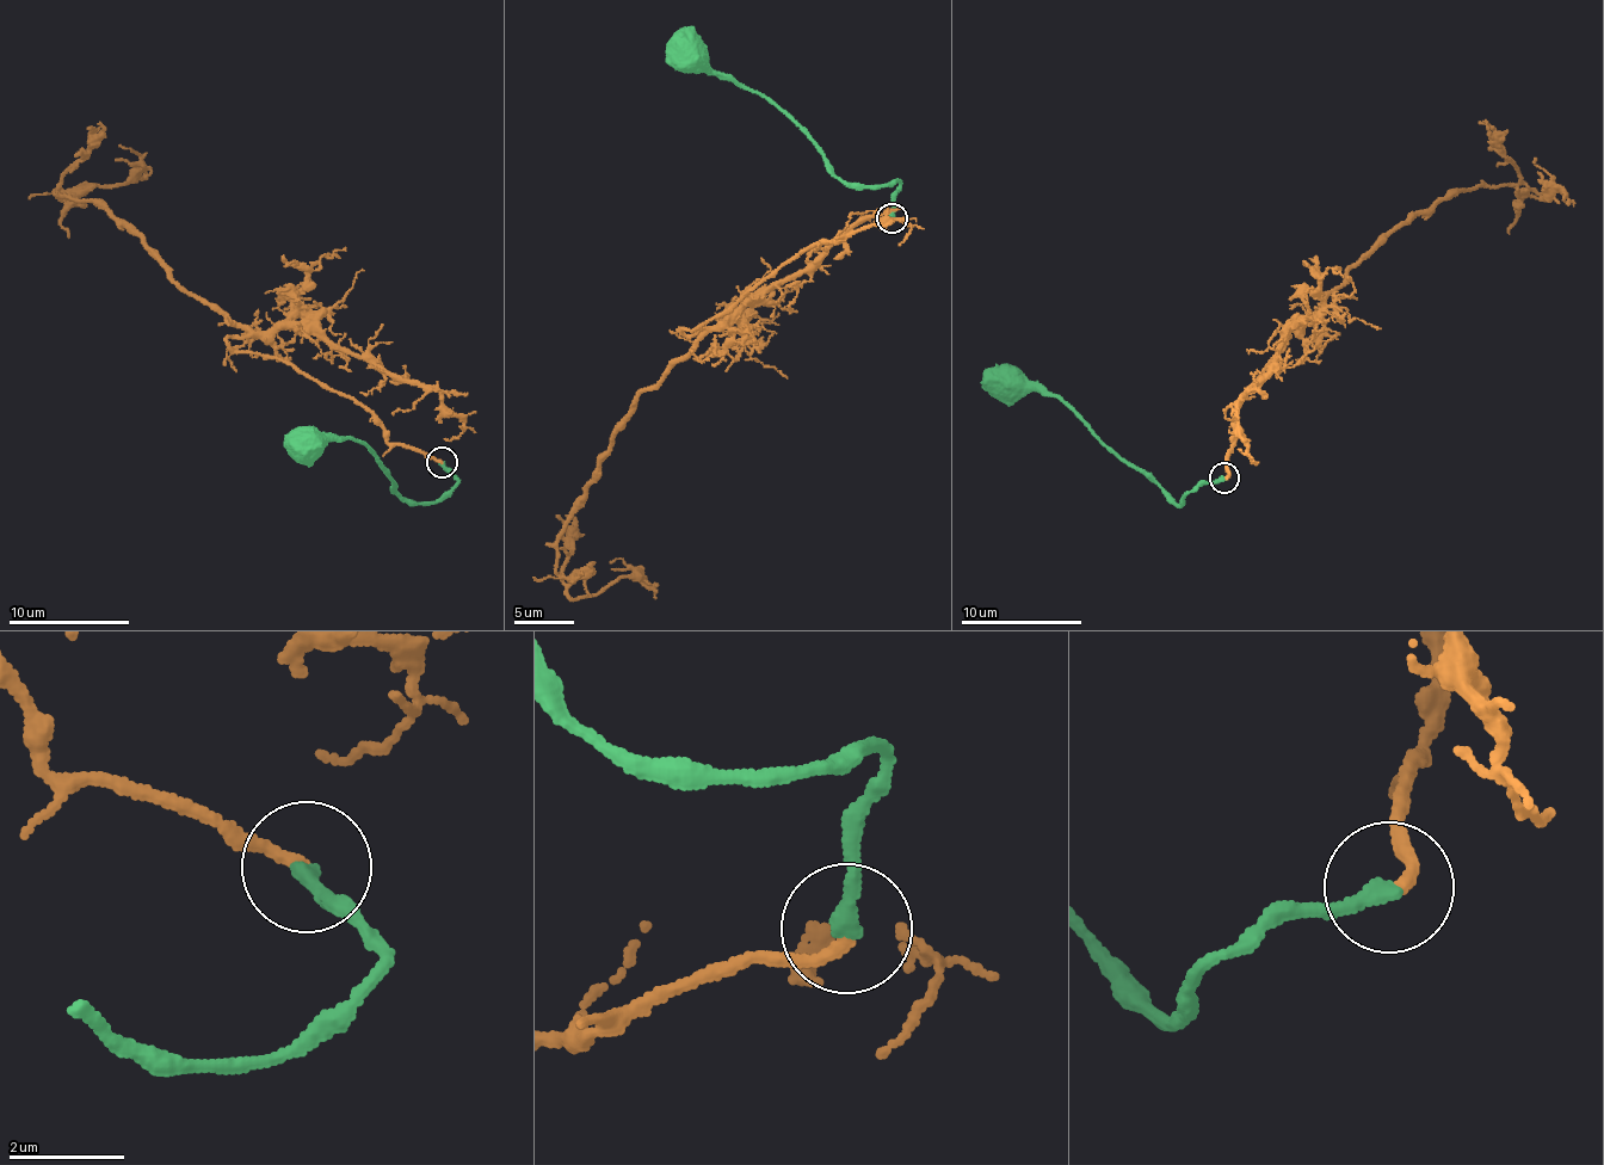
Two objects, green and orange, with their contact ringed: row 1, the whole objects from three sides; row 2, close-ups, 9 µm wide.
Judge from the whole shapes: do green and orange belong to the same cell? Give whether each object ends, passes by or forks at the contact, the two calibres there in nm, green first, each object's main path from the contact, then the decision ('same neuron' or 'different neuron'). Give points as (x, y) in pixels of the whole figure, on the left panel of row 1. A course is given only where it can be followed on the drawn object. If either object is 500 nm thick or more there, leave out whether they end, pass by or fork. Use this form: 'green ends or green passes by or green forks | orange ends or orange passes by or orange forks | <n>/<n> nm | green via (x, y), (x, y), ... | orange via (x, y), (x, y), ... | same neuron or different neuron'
green ends | orange ends | 280/200 nm | green via (440, 461), (456, 485), (436, 500), (407, 503), (364, 444), (334, 438), (318, 442), (309, 457), (304, 449) | orange via (440, 461), (238, 353), (247, 331), (99, 204), (53, 191), (123, 182), (141, 158), (119, 146) | same neuron

